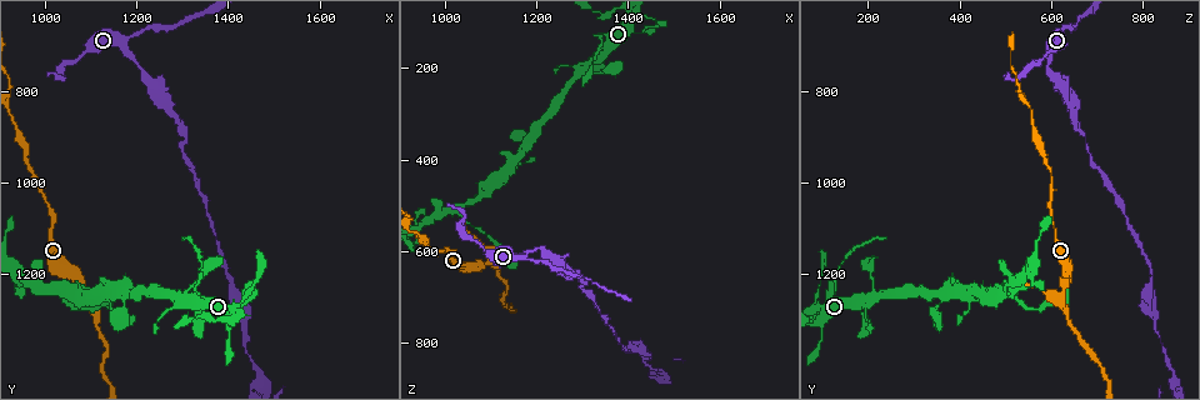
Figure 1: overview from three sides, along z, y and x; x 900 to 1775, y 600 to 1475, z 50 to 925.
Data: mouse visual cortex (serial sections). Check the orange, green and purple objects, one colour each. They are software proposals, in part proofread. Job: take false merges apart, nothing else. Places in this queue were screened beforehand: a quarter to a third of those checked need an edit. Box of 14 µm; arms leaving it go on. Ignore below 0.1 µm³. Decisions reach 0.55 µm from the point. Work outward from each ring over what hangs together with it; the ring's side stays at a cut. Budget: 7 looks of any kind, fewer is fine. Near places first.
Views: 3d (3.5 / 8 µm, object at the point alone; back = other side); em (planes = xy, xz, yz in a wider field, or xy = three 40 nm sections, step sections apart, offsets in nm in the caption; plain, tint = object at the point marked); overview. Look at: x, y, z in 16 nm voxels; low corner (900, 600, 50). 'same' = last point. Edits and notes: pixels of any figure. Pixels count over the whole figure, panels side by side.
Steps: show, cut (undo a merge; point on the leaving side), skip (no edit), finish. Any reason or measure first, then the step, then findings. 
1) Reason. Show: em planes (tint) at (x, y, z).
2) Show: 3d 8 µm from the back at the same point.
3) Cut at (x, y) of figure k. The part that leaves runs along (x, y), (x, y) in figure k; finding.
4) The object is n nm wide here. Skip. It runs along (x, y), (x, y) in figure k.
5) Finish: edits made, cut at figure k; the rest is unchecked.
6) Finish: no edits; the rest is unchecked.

Thin neck. Show: 3d 3.5 µm from the back at (1095, 1250, 630).

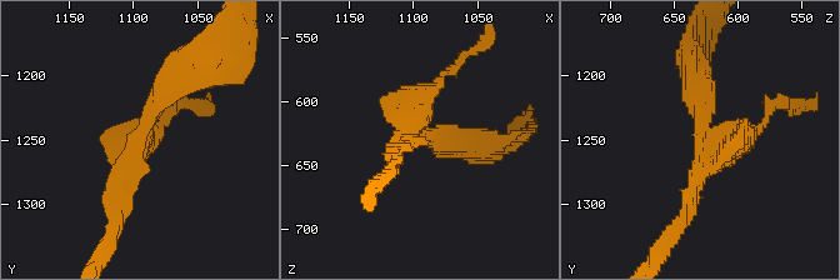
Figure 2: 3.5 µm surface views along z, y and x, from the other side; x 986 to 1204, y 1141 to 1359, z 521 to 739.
Show: em planes (tint) at (1096, 1246, 626).

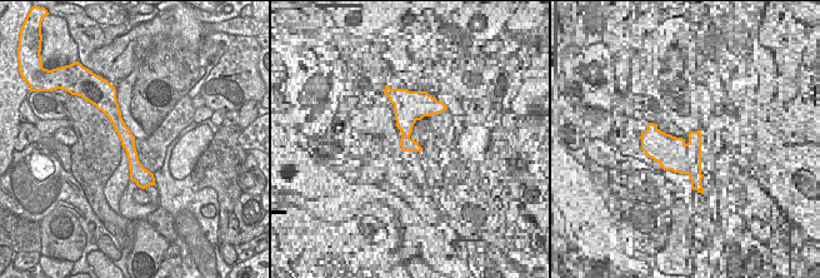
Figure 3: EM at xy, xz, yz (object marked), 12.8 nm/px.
Cut at (423, 89) of figure 2. The part that leaves runs along (421, 129), (421, 100), (483, 41) in figure 2; a second cell is stuck on.

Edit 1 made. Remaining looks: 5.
Thick turns thin. Show: 3d 3.5 µm at (1190, 710, 600).

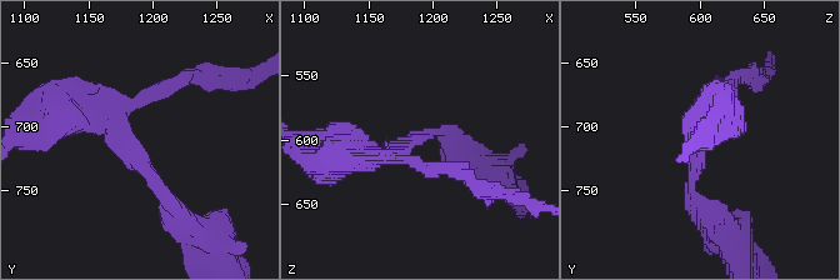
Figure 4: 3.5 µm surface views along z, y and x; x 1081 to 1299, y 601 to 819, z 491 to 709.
The arms are 150, 350 nm wide. Show: em planes (tint) at (1184, 712, 602).

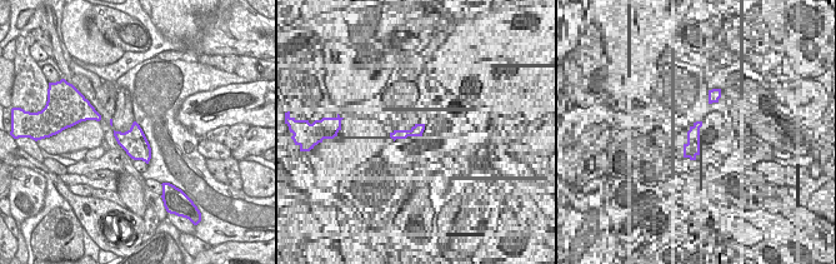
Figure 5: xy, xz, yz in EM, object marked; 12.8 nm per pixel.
The object is 320 nm wide here. Cut at (136, 163) of figure 4. The part that leaves runs along (111, 124), (178, 215) in figure 4; two cells meet here.

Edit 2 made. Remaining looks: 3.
Small branch off a trunk. Show: 3d 3.5 µm from the back at (1310, 1260, 190).

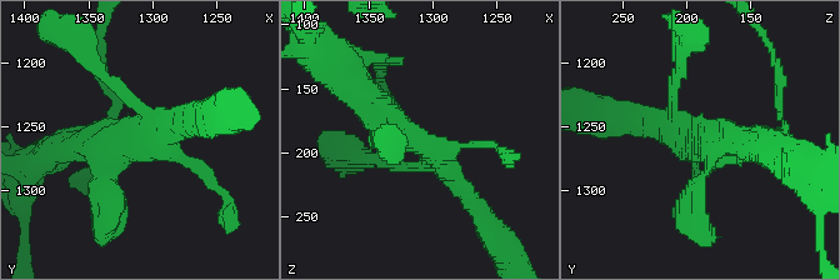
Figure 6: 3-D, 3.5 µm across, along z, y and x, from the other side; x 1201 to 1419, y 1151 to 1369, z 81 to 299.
Need the tissue. Show: em xy step 1 (tint) at (1308, 1266, 190).

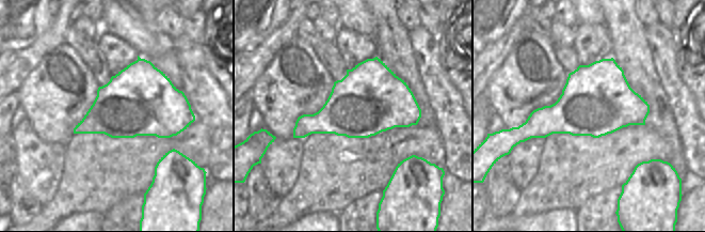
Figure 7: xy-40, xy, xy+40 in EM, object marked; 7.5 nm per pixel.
Skip. One cell here.

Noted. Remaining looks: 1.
Finish: edits made, cut at figure 2, cut at figure 4; the rest is unchecked.

